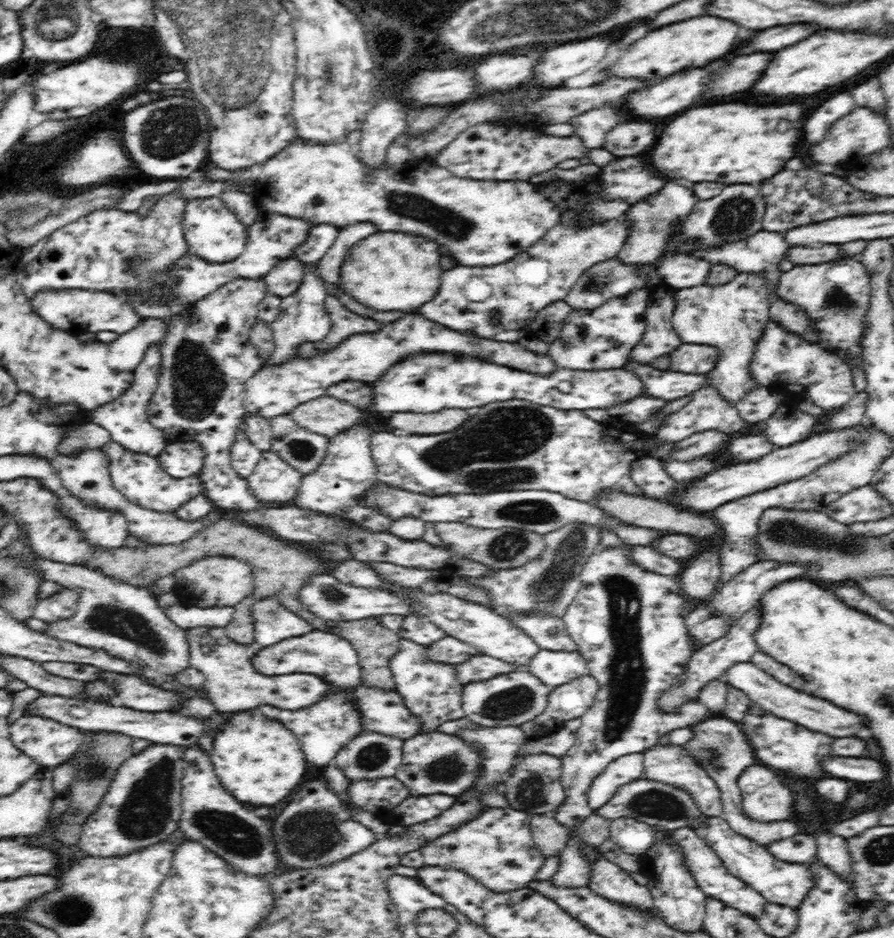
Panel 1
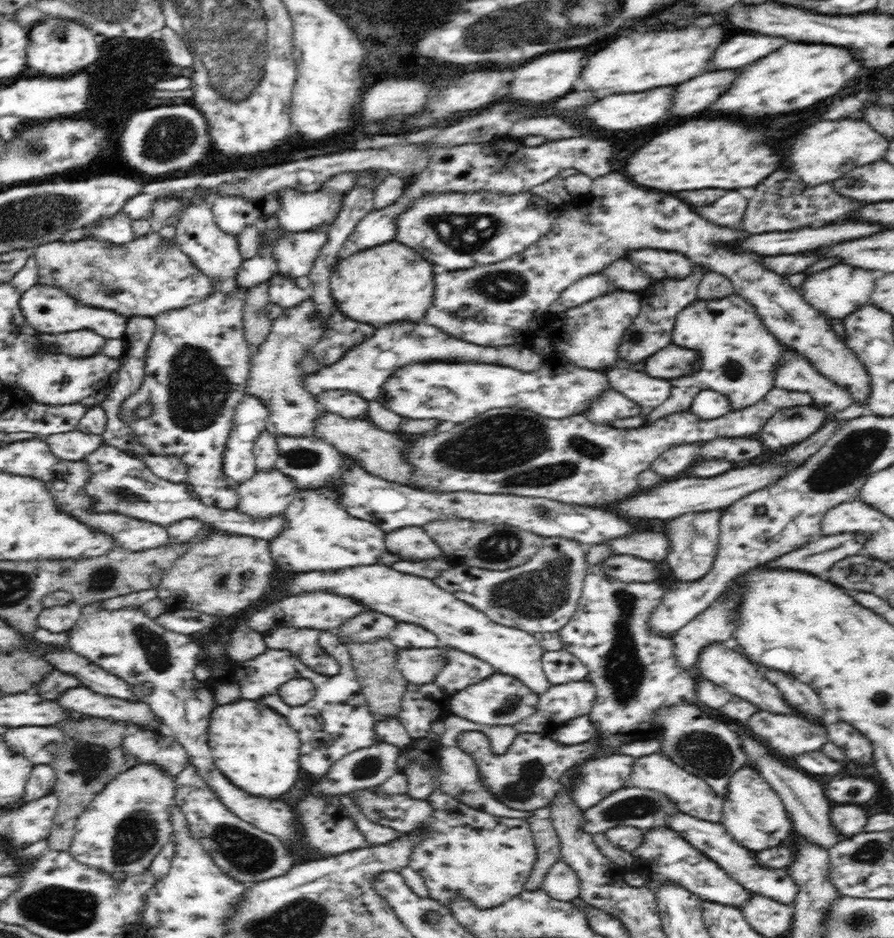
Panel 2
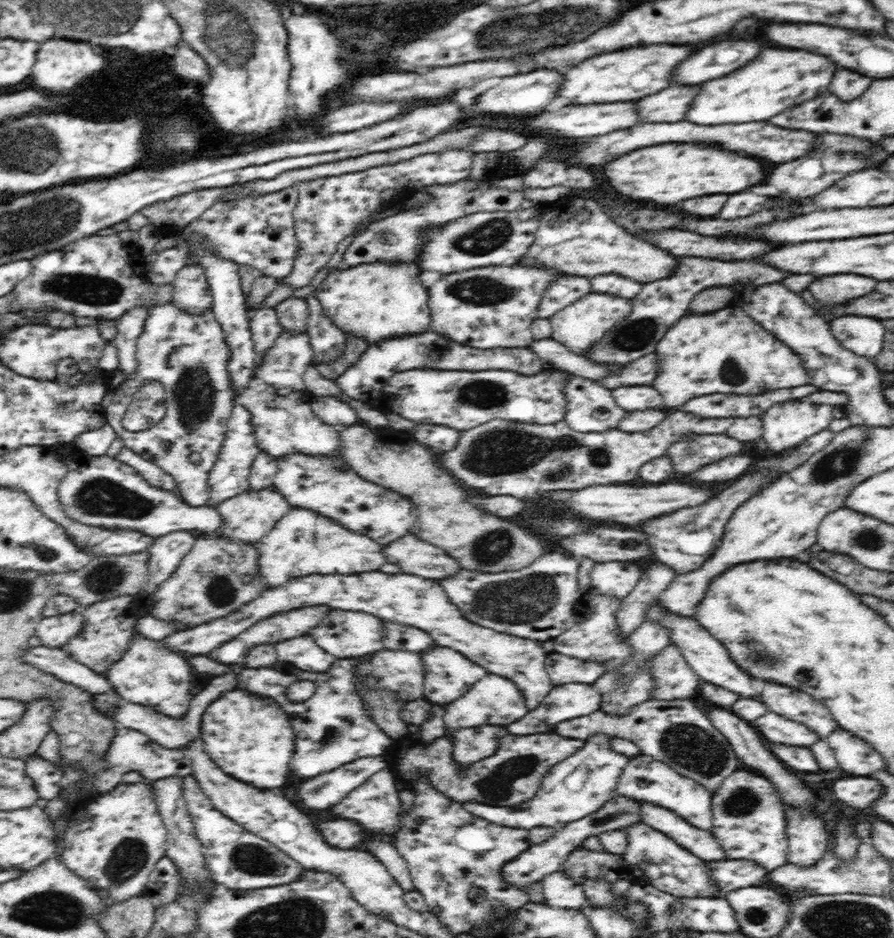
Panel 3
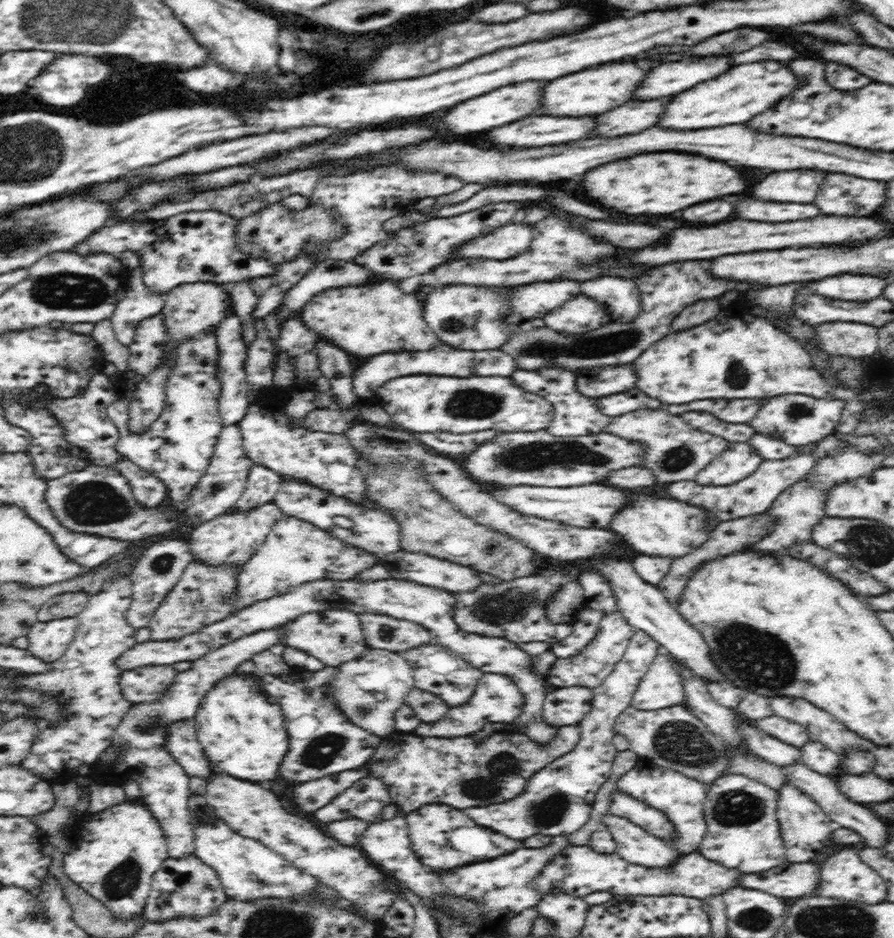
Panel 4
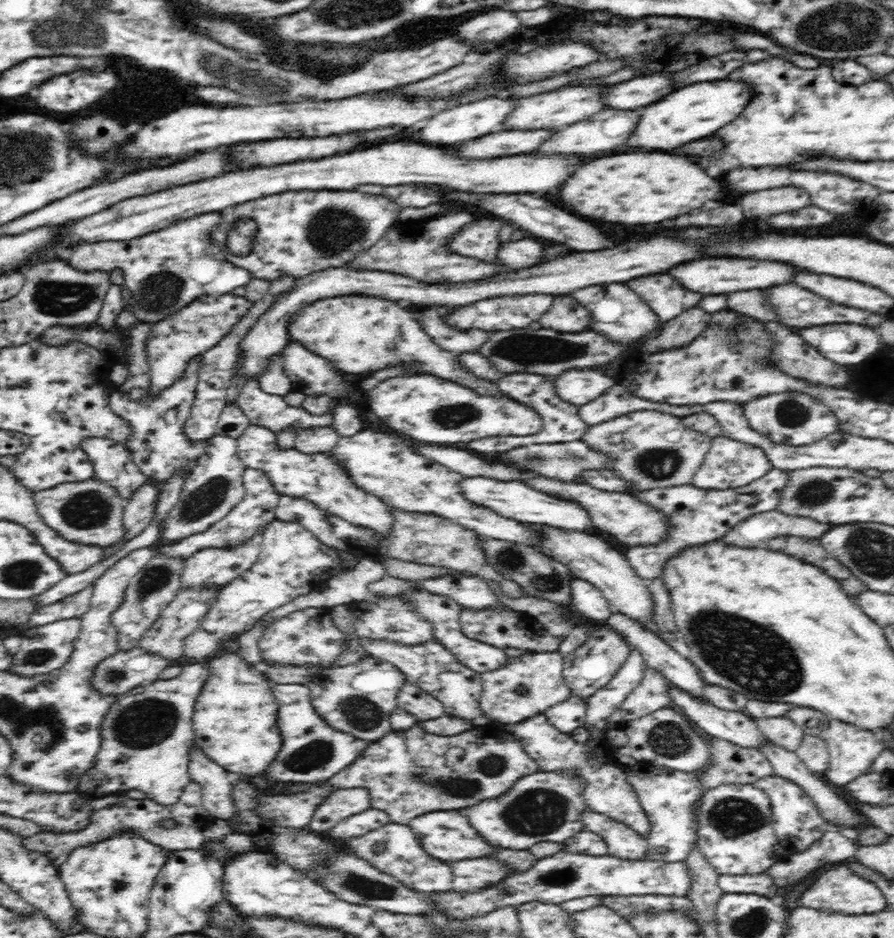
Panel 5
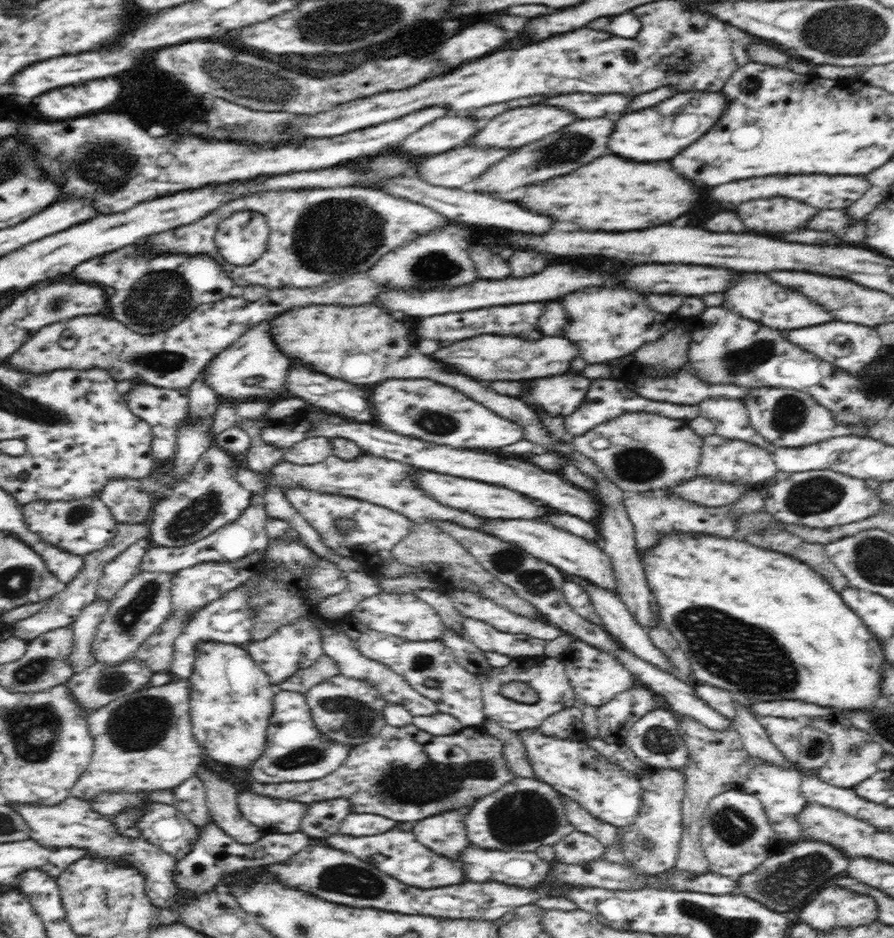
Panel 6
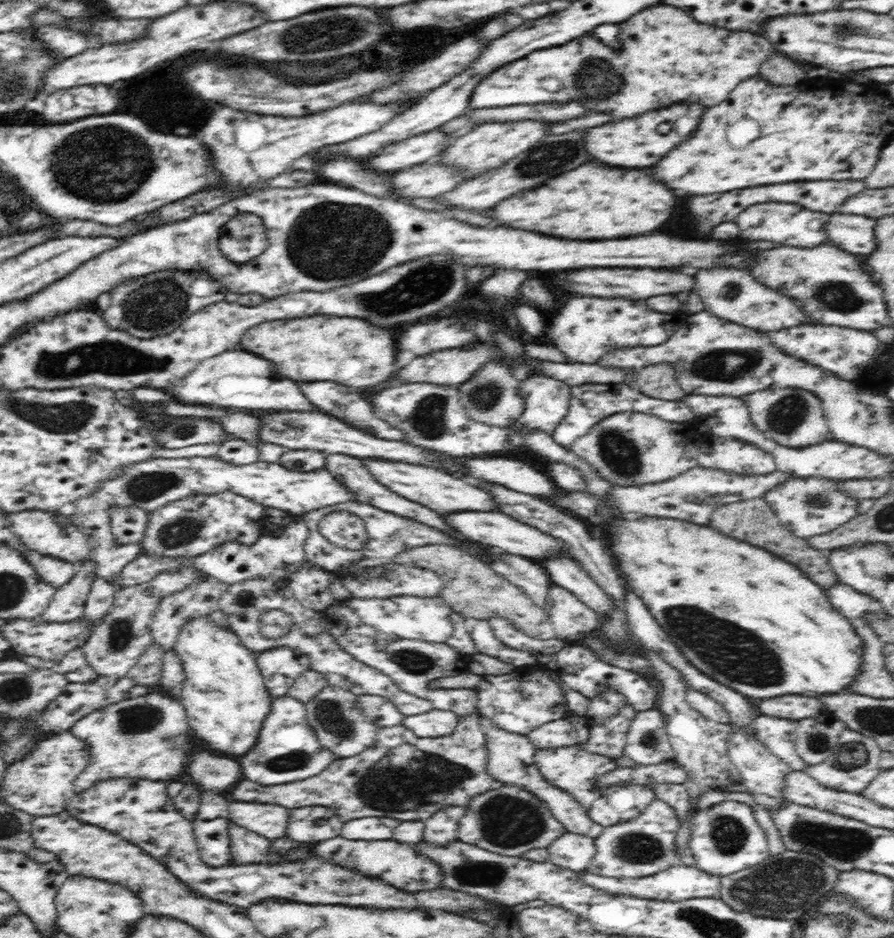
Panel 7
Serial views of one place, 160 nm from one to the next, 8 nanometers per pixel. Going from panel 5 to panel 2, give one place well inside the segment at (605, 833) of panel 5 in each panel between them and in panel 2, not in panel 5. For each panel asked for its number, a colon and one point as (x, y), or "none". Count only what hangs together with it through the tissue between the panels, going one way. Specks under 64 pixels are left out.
2: (664, 855)
3: (672, 869)
4: (636, 845)

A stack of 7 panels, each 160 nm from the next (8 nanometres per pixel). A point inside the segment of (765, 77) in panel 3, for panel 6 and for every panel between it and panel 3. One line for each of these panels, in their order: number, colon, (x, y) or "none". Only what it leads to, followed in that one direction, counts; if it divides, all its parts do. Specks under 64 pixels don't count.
4: (733, 98)
5: (697, 111)
6: (658, 133)

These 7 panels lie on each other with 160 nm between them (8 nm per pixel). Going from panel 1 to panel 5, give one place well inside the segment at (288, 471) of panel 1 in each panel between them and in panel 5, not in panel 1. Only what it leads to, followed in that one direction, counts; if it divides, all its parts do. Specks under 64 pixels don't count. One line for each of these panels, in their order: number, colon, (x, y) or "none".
2: (268, 493)
3: (249, 516)
4: (233, 537)
5: (216, 567)

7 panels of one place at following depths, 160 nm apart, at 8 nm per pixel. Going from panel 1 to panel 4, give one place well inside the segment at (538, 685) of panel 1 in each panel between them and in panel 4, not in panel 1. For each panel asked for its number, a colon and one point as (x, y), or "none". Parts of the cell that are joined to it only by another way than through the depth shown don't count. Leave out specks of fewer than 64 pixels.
2: (499, 700)
3: (494, 700)
4: (497, 699)

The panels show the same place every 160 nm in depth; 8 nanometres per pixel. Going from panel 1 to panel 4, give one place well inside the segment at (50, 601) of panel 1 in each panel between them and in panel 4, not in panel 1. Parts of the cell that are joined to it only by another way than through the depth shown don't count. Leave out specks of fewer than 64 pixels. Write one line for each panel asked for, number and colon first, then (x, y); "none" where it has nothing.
2: (59, 619)
3: (55, 632)
4: (48, 641)

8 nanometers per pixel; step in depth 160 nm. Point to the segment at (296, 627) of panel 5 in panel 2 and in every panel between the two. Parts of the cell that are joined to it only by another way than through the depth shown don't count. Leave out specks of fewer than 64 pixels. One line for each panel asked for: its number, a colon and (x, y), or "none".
2: (369, 627)
3: (347, 634)
4: (333, 636)

